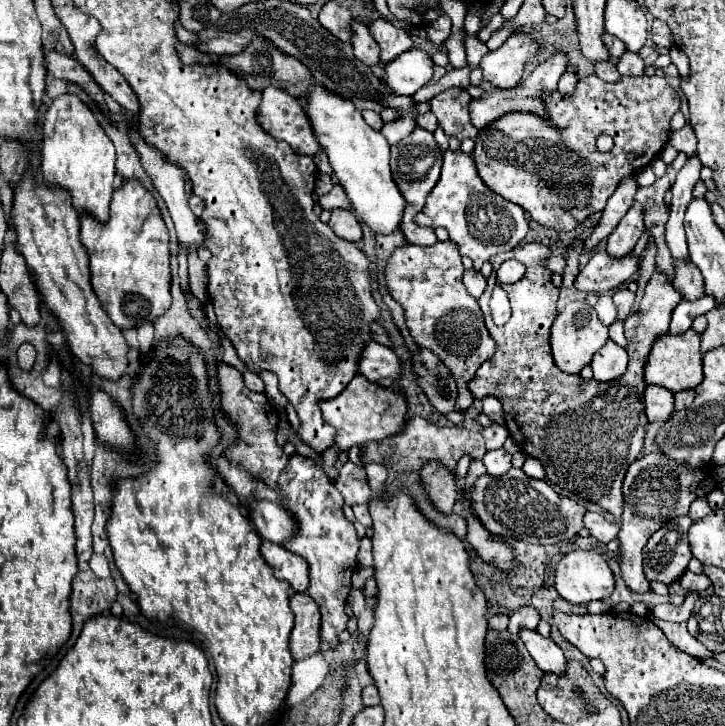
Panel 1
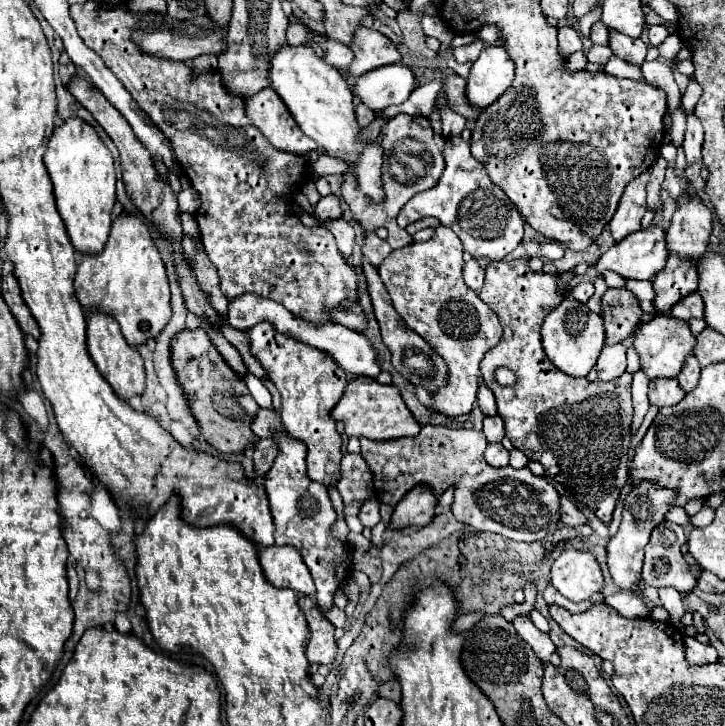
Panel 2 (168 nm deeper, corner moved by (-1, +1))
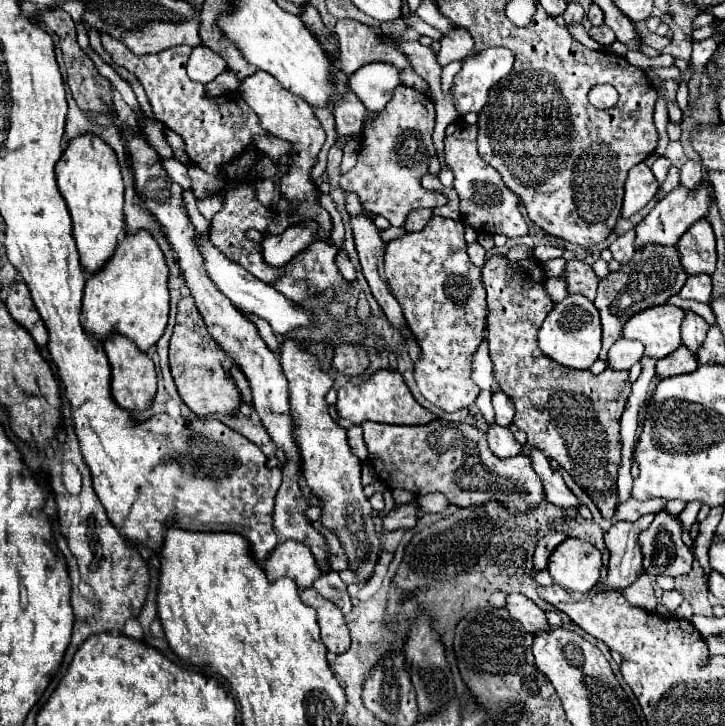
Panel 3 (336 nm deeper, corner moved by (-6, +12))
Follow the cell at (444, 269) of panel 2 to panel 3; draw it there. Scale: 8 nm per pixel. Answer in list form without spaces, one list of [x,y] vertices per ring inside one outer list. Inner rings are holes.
[[[432,216],[430,222],[424,226],[424,230],[404,234],[402,238],[388,242],[384,264],[386,264],[386,282],[392,294],[396,296],[396,300],[400,302],[408,328],[412,330],[420,346],[420,358],[414,364],[414,372],[418,376],[418,388],[422,396],[434,406],[442,408],[444,412],[456,412],[460,408],[474,404],[480,388],[476,388],[470,376],[472,356],[484,338],[488,304],[486,304],[486,292],[480,268],[474,266],[466,254],[462,222],[444,216]]]

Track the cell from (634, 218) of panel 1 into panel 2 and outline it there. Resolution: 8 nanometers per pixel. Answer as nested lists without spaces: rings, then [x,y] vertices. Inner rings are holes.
[[[645,171],[639,179],[633,179],[627,187],[625,193],[619,201],[619,207],[609,223],[613,239],[619,243],[627,235],[635,233],[641,229],[641,219],[647,211],[645,205],[645,185],[649,181],[649,171]]]

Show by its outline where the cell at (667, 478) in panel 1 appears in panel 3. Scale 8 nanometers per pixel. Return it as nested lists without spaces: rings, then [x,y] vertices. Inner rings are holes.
[[[646,514],[636,522],[616,522],[604,536],[606,548],[610,550],[608,574],[602,582],[602,592],[620,594],[624,588],[636,582],[644,572],[642,552],[638,544],[638,534],[648,528],[654,520],[654,514]]]

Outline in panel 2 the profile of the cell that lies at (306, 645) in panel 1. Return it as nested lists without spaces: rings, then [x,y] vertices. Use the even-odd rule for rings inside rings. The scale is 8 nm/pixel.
[[[301,595],[299,607],[303,609],[311,631],[311,639],[305,651],[309,663],[325,663],[325,665],[333,663],[337,653],[337,645],[333,639],[333,625],[327,621],[327,617],[321,613],[321,609],[315,605],[311,597]]]

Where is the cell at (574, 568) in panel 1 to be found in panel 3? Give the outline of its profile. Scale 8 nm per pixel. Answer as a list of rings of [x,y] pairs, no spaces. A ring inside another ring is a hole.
[[[566,538],[548,560],[548,572],[554,582],[574,592],[588,592],[598,582],[600,568],[600,550],[580,538]]]

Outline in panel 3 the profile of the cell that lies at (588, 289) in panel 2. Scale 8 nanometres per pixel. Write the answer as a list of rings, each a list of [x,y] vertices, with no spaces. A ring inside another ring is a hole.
[[[572,258],[566,260],[566,266],[560,274],[560,278],[566,280],[568,284],[568,294],[582,294],[588,300],[596,298],[596,286],[598,286],[598,276],[594,274],[592,266]]]

